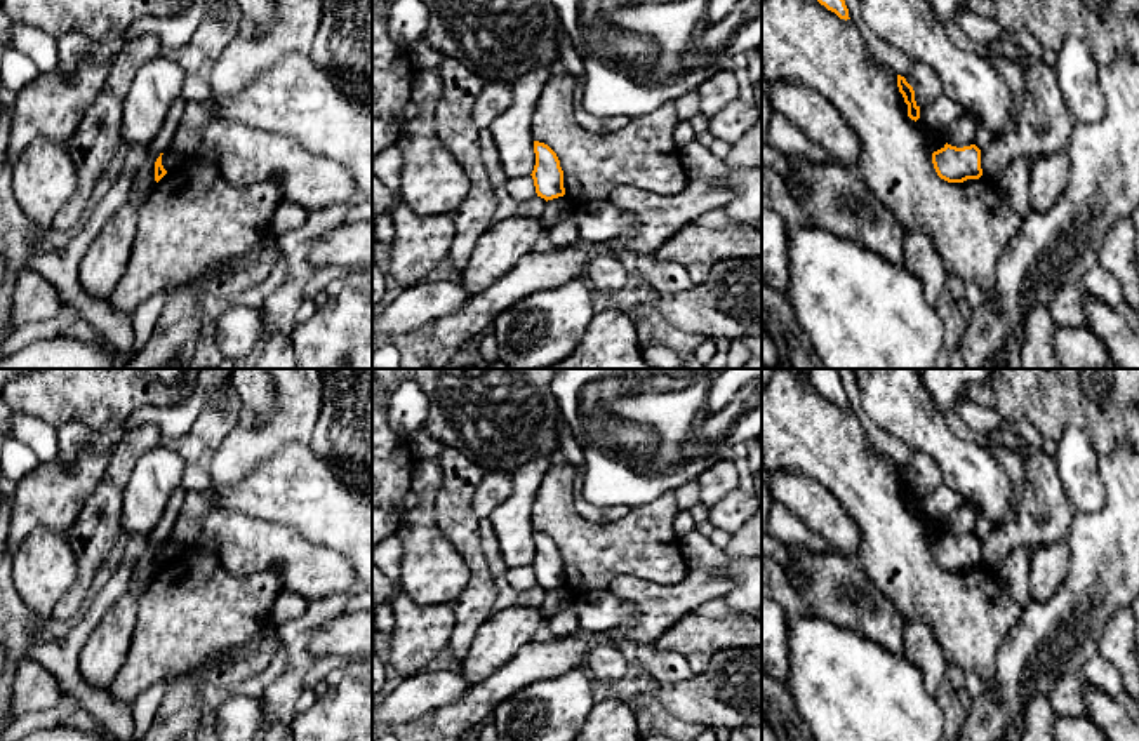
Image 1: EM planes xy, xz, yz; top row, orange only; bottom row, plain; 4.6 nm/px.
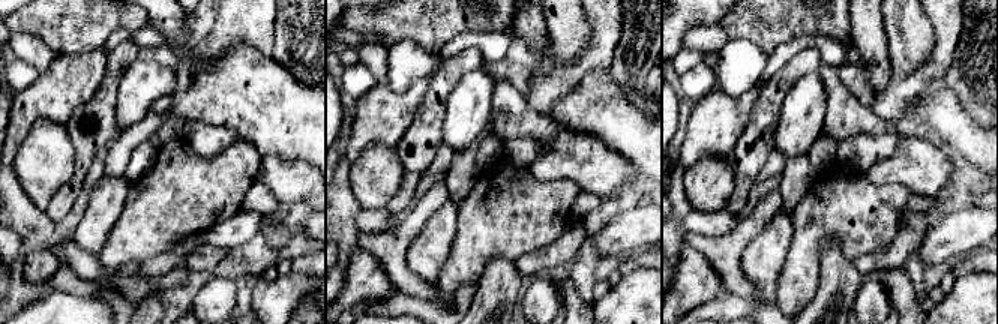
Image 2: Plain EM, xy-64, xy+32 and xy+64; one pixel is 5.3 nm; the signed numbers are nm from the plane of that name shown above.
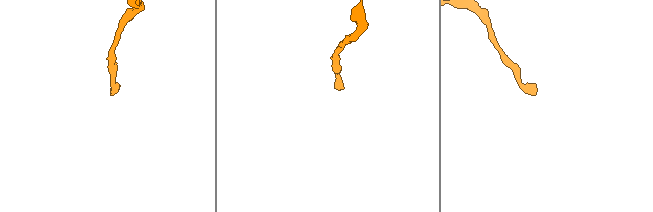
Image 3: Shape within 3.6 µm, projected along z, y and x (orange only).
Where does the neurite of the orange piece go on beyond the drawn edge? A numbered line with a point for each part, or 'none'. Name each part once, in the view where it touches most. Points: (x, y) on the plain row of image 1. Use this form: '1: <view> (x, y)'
none

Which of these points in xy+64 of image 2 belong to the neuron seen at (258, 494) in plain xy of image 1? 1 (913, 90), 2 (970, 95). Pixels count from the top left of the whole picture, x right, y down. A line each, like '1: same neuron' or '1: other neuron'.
1: other neuron
2: other neuron

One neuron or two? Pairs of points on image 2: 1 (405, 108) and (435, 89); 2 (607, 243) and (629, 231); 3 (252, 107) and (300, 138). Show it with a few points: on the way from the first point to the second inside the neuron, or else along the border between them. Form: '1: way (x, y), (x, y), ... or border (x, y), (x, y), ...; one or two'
1: border (431, 75), (428, 90), (407, 129); two
2: way (613, 240), (623, 234); one
3: way (264, 107), (269, 107), (288, 126); one

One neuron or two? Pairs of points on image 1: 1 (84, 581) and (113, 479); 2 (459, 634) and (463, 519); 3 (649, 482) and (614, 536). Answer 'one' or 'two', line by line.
1: one
2: one
3: two

